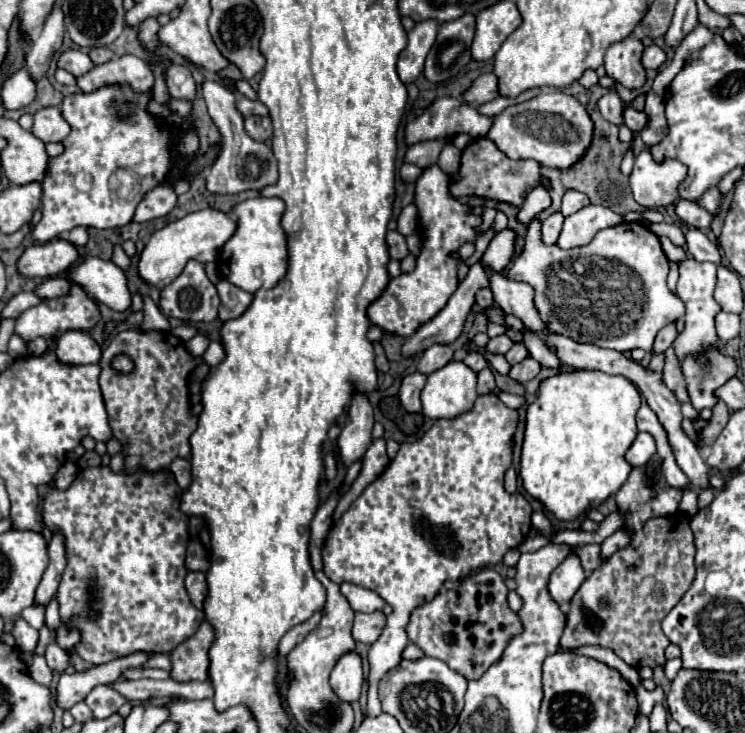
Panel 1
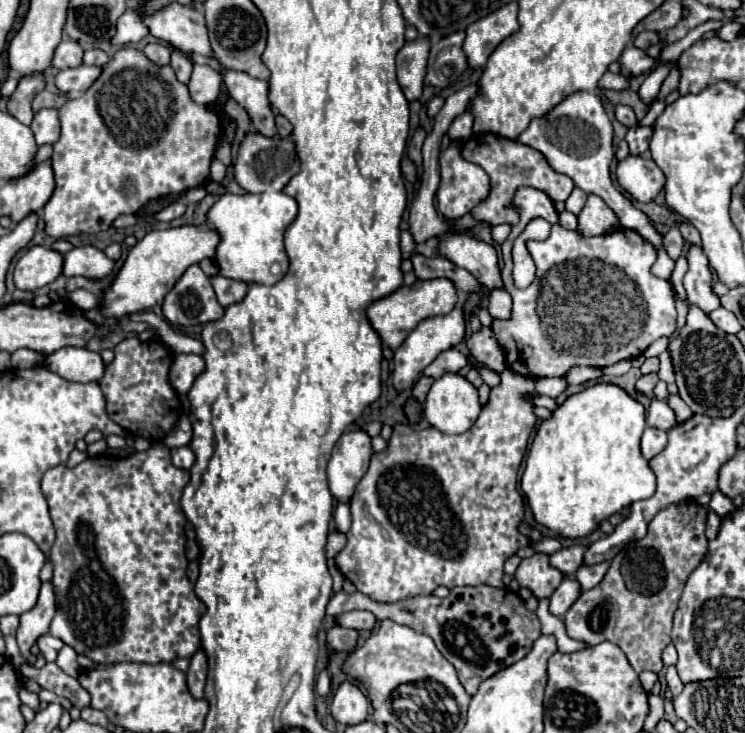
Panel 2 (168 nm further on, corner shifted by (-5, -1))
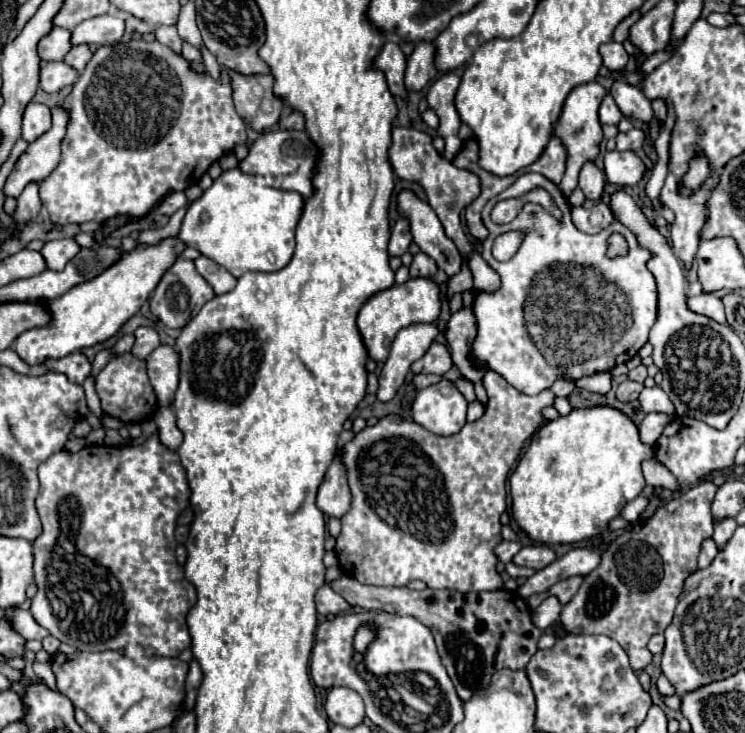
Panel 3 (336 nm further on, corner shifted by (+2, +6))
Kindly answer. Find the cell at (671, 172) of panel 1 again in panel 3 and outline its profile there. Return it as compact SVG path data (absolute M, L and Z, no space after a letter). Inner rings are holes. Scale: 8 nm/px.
M614 150L614 152L606 152L604 156L604 172L610 184L632 188L644 178L646 166L636 152Z

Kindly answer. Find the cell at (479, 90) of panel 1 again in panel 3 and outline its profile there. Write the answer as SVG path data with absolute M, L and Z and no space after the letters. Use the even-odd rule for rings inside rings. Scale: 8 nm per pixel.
M398 218L396 224L394 224L394 228L392 228L388 252L390 252L390 256L402 256L404 252L408 252L410 244L412 244L410 222L408 222L408 218Z

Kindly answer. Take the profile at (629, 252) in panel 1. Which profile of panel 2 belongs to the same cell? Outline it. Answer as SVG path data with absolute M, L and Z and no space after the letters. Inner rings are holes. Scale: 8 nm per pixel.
M519 187L511 199L511 205L519 213L519 223L511 227L509 239L501 245L501 255L505 261L501 269L501 279L503 287L513 297L513 309L509 319L493 319L491 323L499 347L505 351L507 369L531 379L565 377L569 369L577 365L603 369L615 365L621 359L635 359L659 337L673 335L677 327L677 311L671 285L651 275L651 265L655 263L655 249L645 243L635 231L619 229L611 235L597 237L585 237L577 231L567 231L557 223L559 213L553 205L553 199L549 199L545 191L535 187ZM535 217L543 217L551 223L551 235L545 241L527 241L529 255L537 265L537 277L527 289L517 289L511 277L511 249L515 237Z

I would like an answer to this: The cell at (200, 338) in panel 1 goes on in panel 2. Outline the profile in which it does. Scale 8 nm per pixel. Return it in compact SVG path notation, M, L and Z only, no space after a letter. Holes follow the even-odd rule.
M179 353L173 357L171 371L169 371L169 383L173 383L173 389L177 391L177 395L185 395L193 387L195 377L203 369L205 369L205 363L203 363L201 355Z

